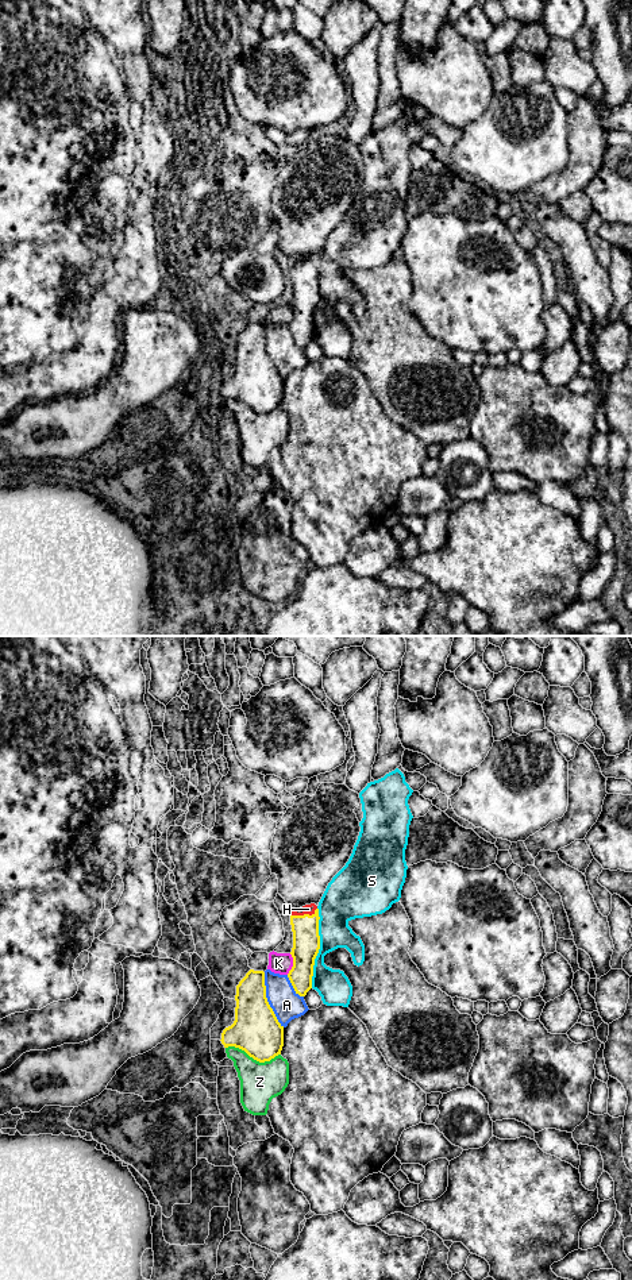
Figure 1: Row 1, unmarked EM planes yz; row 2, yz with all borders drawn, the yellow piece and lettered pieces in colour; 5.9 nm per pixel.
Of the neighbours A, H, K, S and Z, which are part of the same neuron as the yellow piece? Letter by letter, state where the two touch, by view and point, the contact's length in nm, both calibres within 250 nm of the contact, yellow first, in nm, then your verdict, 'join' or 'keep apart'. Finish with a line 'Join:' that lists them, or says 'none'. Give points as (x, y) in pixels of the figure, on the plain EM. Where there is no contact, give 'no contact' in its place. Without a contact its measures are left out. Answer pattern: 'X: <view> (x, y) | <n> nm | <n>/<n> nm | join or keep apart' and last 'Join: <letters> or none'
A: yz (266, 351) | 340 nm | 280/180 nm | keep apart
H: yz (304, 266) | 160 nm | 160/60 nm | join
K: yz (293, 316) | 130 nm | 160/130 nm | keep apart
S: yz (319, 300) | 480 nm | 160/200 nm | keep apart
Z: yz (253, 409) | 340 nm | 280/240 nm | keep apart
Join: H

